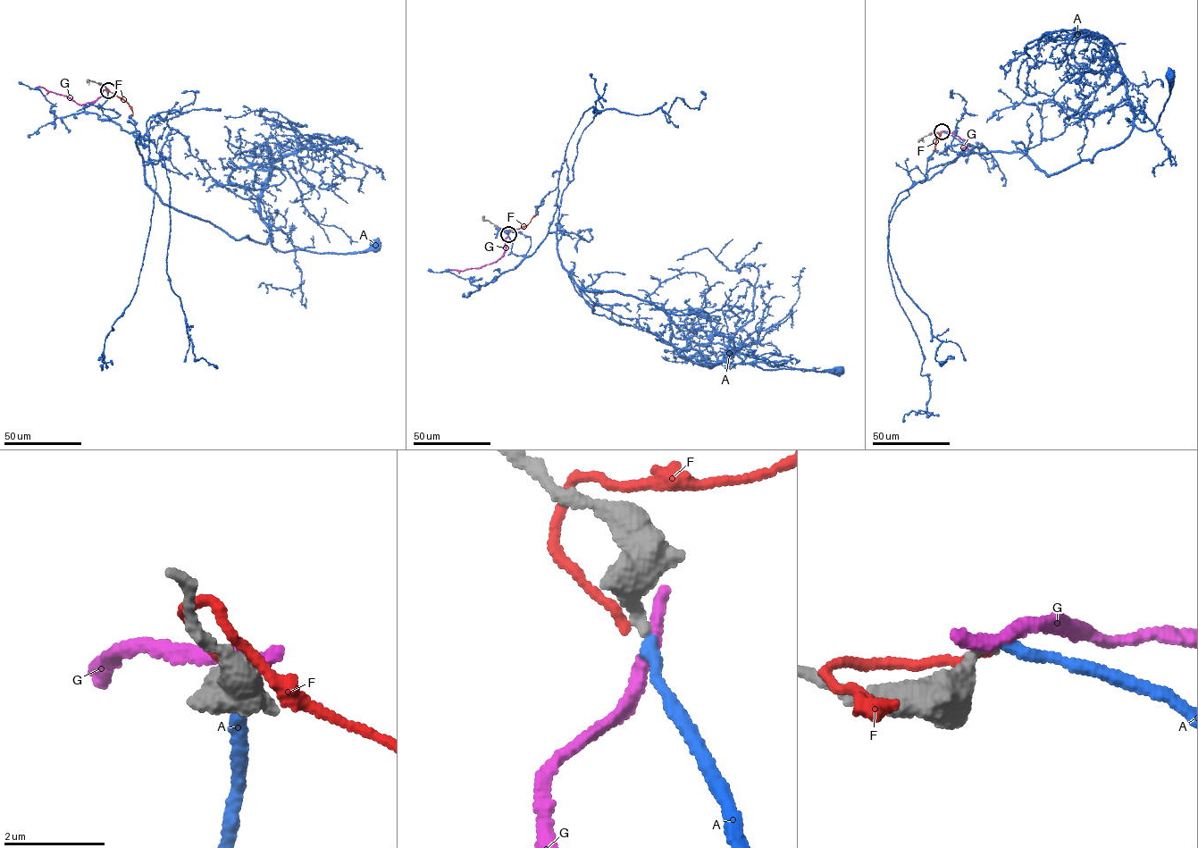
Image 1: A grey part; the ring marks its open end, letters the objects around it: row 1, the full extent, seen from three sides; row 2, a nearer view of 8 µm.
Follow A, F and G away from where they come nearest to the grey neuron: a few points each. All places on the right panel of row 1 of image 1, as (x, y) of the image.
A: (942, 131), (975, 146), (962, 155), (1018, 152), (1050, 175), (1092, 162), (1134, 123), (1153, 129), (1169, 75)
F: (942, 131), (936, 132), (941, 134), (933, 150)
G: (942, 131), (951, 132), (969, 146), (969, 144), (961, 149)

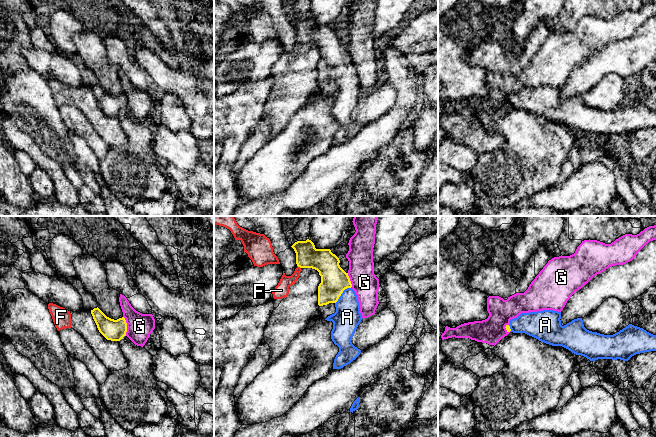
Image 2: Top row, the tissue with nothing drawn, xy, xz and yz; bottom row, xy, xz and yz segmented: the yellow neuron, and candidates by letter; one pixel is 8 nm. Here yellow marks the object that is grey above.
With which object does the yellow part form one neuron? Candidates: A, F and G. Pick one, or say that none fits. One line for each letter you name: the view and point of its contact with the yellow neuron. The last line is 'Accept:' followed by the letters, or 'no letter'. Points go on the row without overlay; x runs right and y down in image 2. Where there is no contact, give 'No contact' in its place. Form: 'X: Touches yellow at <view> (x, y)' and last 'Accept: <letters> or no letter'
A: Touches yellow at xz (341, 69)
Accept: A

